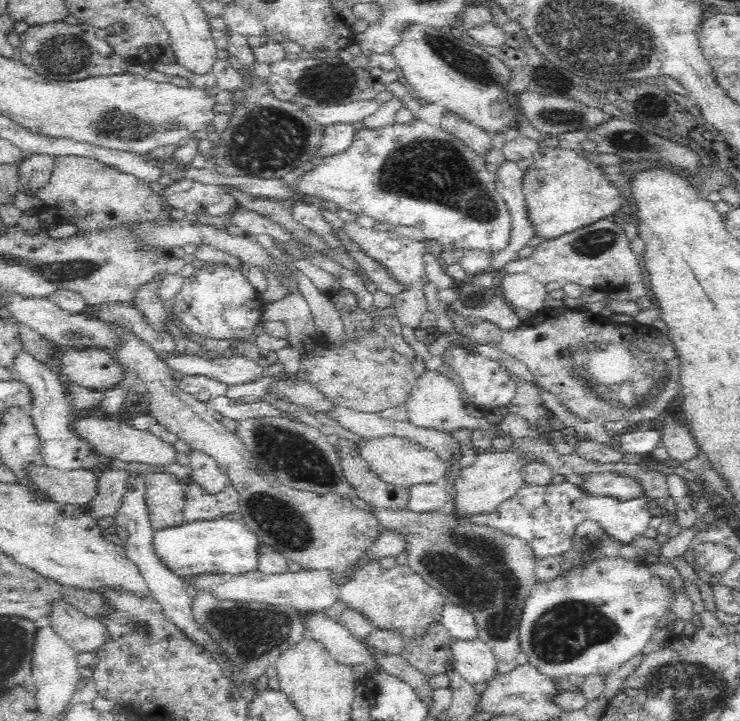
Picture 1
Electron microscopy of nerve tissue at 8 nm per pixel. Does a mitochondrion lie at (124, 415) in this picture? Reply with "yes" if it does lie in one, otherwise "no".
no

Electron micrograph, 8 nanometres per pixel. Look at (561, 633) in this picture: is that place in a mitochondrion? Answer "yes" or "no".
yes

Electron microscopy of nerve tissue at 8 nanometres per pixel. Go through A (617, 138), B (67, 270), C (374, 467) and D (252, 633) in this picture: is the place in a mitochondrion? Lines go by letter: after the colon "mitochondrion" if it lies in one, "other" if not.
A: mitochondrion
B: mitochondrion
C: other
D: mitochondrion

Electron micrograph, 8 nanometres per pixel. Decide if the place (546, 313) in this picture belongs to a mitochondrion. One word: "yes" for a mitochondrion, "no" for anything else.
no

